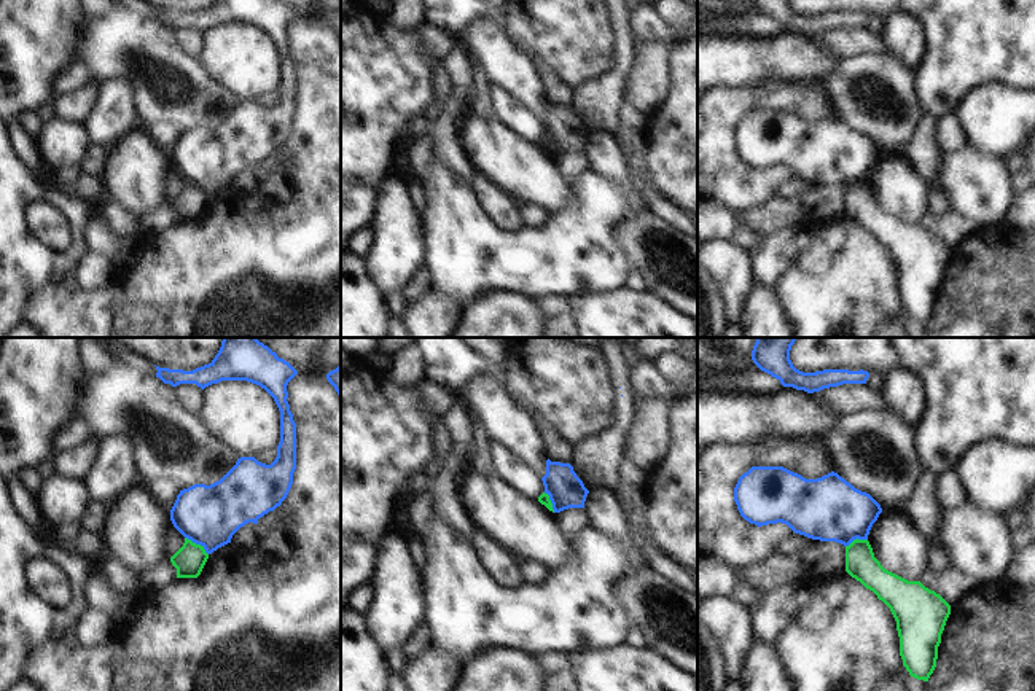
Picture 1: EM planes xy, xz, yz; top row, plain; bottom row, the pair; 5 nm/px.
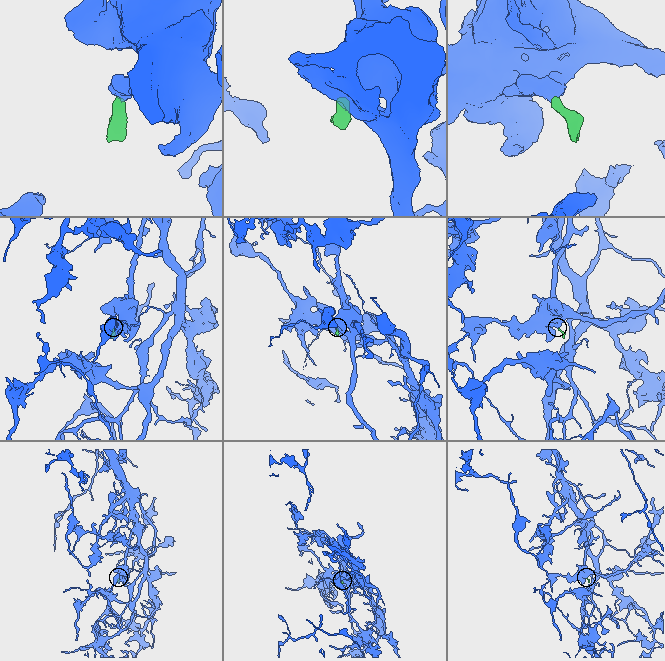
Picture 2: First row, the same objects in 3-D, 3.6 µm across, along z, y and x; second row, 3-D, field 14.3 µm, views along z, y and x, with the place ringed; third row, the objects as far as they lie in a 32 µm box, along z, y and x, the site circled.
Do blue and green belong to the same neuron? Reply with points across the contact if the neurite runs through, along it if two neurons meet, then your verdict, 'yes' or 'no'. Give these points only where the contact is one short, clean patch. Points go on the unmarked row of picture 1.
along xy (185, 180), (198, 187), (207, 198) | no

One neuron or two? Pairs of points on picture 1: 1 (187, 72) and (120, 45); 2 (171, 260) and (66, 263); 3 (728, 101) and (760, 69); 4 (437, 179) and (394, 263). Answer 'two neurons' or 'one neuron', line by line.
1: one neuron
2: two neurons
3: two neurons
4: two neurons

